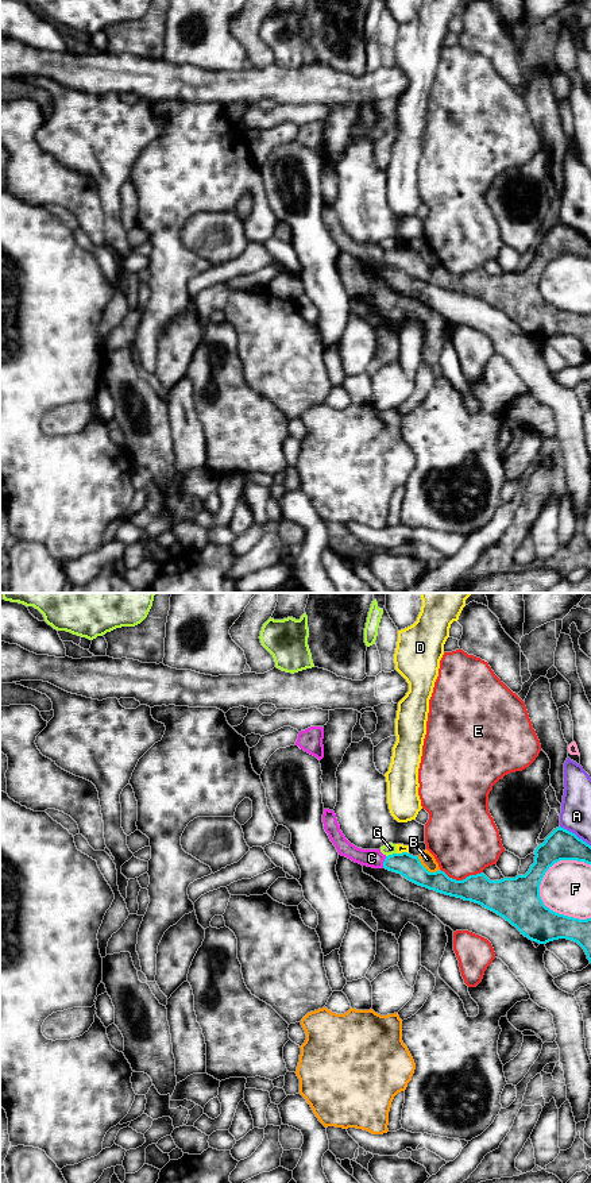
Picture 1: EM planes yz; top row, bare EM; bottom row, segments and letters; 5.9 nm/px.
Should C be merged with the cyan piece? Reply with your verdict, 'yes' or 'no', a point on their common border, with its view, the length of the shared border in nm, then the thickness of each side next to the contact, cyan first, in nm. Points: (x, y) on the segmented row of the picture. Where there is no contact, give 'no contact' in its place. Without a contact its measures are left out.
yes | yz (383, 862) | 80 nm | 140/110 nm

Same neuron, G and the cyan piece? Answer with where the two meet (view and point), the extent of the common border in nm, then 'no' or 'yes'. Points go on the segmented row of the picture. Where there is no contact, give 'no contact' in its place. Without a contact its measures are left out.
contact yz (390, 855); length 70 nm; no

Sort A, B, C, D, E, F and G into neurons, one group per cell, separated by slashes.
A / B / C / D / E / F / G

